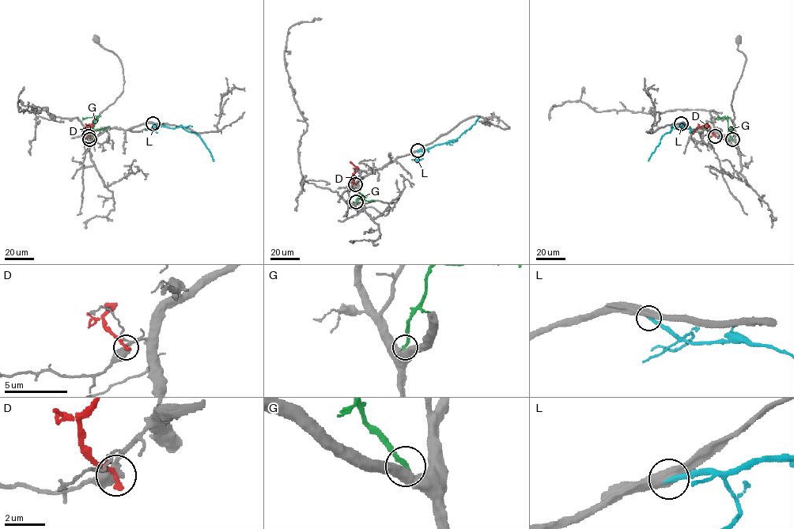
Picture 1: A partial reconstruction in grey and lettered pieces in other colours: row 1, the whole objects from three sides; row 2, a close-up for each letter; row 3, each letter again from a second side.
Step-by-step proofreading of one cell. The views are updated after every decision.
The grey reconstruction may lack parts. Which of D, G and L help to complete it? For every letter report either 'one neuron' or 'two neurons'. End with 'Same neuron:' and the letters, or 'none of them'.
D: two neurons
G: two neurons
L: one neuron
Same neuron: L

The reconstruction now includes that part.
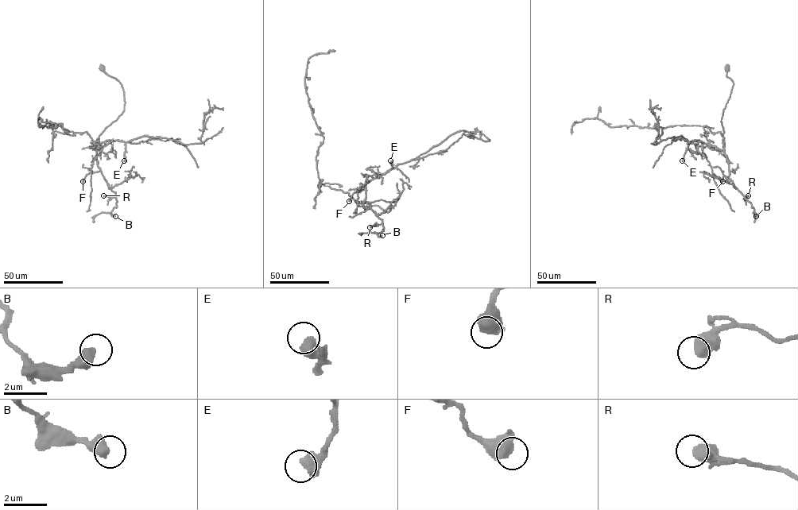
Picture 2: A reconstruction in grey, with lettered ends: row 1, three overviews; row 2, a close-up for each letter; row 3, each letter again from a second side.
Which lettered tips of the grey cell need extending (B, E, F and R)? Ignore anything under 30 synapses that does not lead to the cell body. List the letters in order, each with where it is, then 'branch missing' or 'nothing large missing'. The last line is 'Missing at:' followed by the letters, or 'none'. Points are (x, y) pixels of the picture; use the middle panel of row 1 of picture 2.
B: (382, 235) | nothing large missing
E: (390, 160) | branch missing
F: (349, 201) | nothing large missing
R: (369, 227) | nothing large missing
Missing at: E

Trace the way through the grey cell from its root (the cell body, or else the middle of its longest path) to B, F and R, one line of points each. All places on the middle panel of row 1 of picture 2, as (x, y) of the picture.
B: (368, 205), (388, 212), (391, 202), (362, 202), (381, 219), (383, 230), (377, 234), (382, 235)
F: (368, 205), (377, 205), (387, 212), (392, 206), (390, 202), (382, 200), (362, 202), (368, 181), (349, 201)
R: (368, 205), (377, 205), (387, 212), (392, 206), (382, 200), (362, 202), (381, 219), (381, 224), (369, 227)

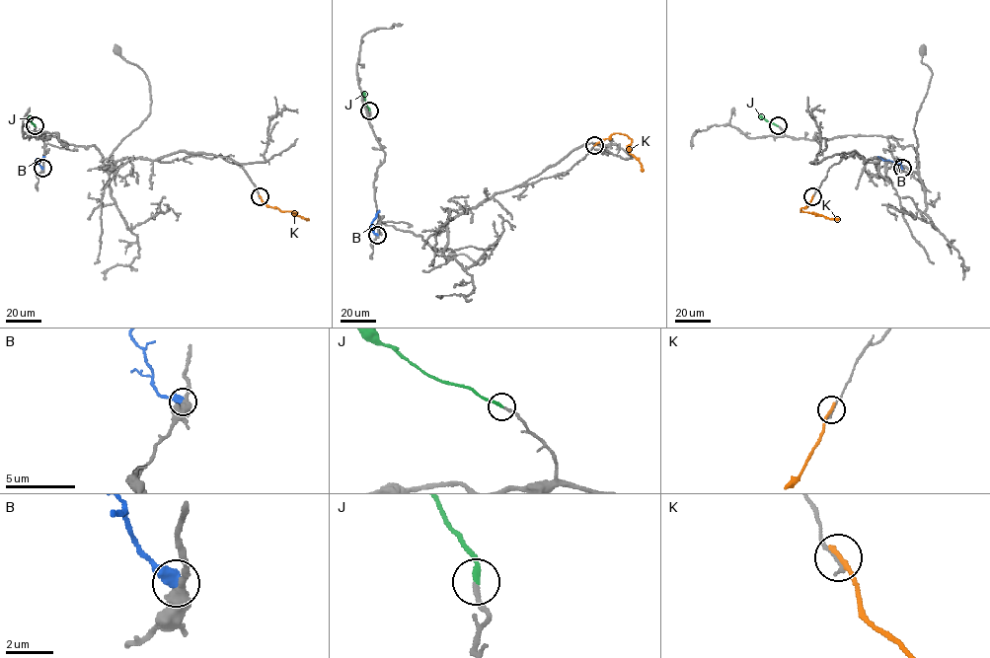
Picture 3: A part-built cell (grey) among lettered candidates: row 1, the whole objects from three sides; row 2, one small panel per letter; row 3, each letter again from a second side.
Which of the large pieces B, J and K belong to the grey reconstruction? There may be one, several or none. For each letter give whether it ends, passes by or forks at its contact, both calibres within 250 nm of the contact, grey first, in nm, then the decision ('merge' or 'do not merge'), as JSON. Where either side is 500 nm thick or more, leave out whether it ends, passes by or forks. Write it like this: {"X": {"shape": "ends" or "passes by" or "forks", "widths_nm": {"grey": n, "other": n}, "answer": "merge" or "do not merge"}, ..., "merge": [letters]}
{"B": {"widths_nm": {"grey": 440, "other": 600}, "answer": "do not merge"}, "J": {"shape": "ends", "widths_nm": {"grey": 180, "other": 240}, "answer": "merge"}, "K": {"shape": "ends", "widths_nm": {"grey": 180, "other": 240}, "answer": "do not merge"}, "merge": ["J"]}

